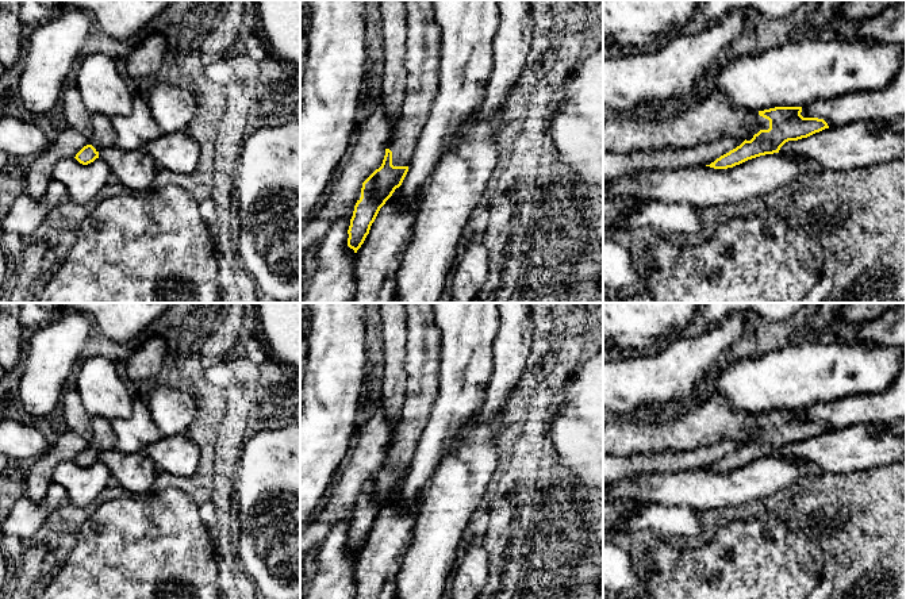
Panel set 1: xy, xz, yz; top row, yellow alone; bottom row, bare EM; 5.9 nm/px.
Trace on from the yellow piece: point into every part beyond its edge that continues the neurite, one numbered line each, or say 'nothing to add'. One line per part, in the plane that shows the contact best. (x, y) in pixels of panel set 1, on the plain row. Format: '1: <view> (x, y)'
1: xz (423, 338)

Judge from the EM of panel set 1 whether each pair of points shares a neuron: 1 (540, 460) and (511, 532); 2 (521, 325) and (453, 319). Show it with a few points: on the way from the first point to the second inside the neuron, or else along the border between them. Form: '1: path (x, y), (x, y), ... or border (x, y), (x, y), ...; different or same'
1: path (540, 477), (537, 506), (529, 514); same
2: border (499, 317), (499, 330), (492, 345), (492, 354); different

